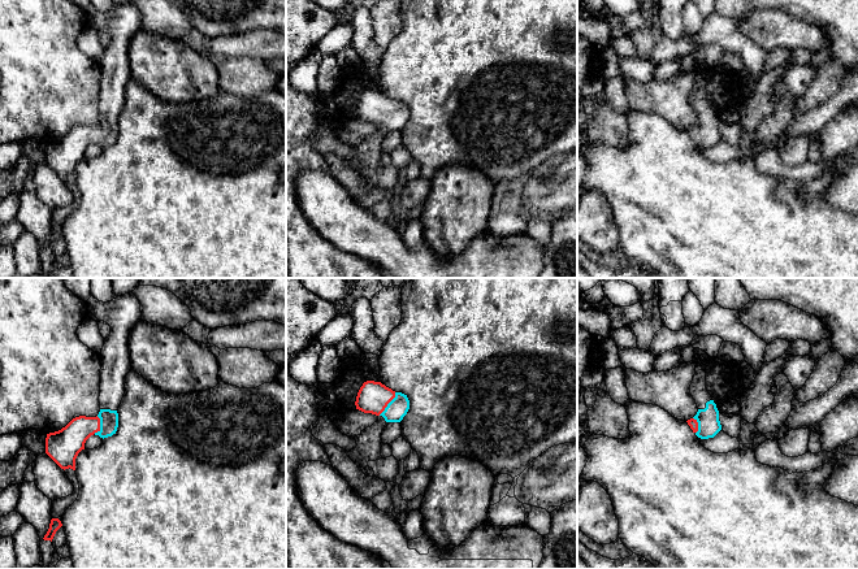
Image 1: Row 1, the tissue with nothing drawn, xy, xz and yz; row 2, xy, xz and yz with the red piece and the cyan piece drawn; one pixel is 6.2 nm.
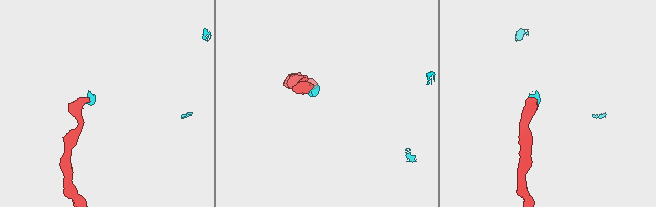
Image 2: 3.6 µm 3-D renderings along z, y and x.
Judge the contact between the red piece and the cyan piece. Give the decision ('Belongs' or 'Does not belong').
Belongs

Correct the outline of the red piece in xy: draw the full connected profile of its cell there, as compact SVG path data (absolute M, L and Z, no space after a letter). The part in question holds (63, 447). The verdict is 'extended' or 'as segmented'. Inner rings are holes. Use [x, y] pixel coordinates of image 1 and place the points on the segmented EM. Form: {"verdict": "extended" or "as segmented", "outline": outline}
{"verdict": "extended", "outline": "M131 292L103 303L91 296L87 310L110 326L100 352L100 412L96 417L79 416L58 431L47 434L46 453L61 468L75 470L75 459L91 435L108 438L118 427L117 409L125 394L125 381L131 370L129 333L142 320L140 304Z"}

